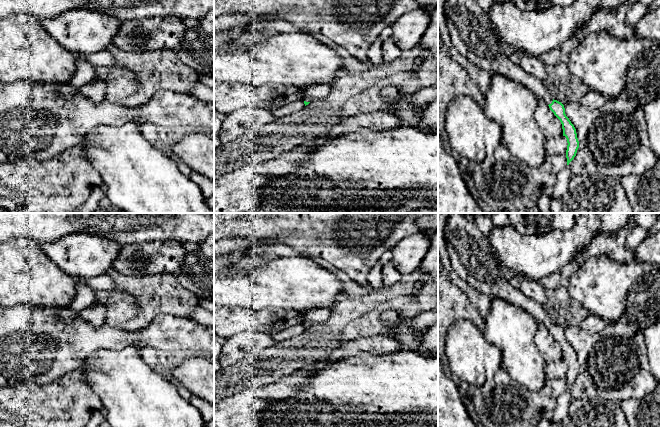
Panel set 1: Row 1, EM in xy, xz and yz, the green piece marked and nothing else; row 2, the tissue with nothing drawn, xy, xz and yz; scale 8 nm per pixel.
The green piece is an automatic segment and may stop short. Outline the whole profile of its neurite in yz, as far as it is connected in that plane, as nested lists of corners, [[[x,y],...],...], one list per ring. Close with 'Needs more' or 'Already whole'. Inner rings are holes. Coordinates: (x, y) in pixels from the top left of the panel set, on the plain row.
[[[450,213],[445,223],[444,236],[451,266],[462,281],[475,288],[478,292],[501,298],[513,306],[525,310],[536,319],[538,324],[544,325],[549,330],[562,348],[563,360],[566,361],[568,367],[566,382],[567,389],[569,389],[576,380],[579,365],[574,349],[565,338],[564,329],[552,322],[544,306],[510,284],[506,276],[507,269],[501,263],[496,251],[490,244],[489,238],[479,230],[472,218],[466,217],[463,213]]]. Needs more

